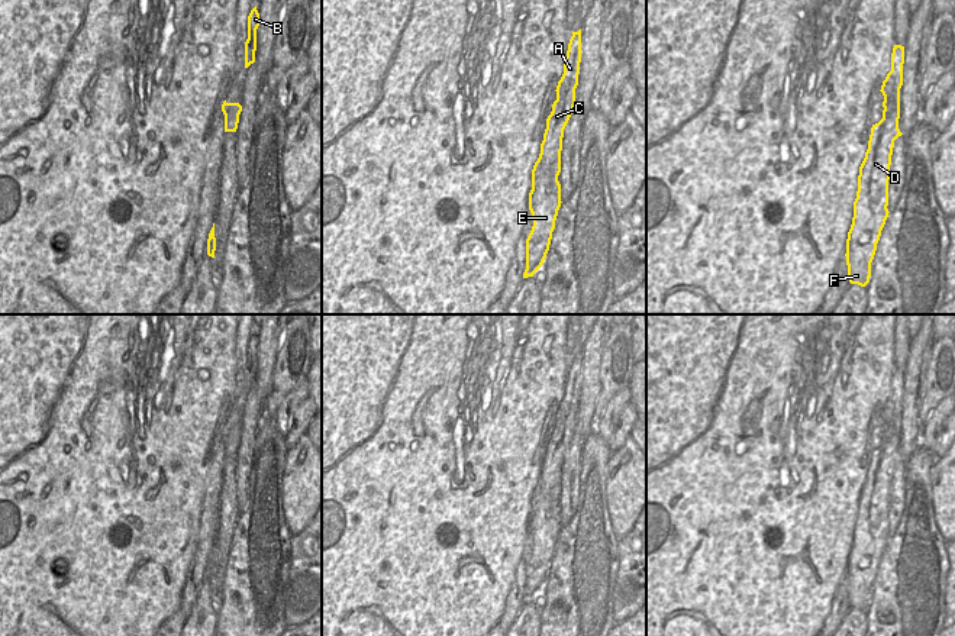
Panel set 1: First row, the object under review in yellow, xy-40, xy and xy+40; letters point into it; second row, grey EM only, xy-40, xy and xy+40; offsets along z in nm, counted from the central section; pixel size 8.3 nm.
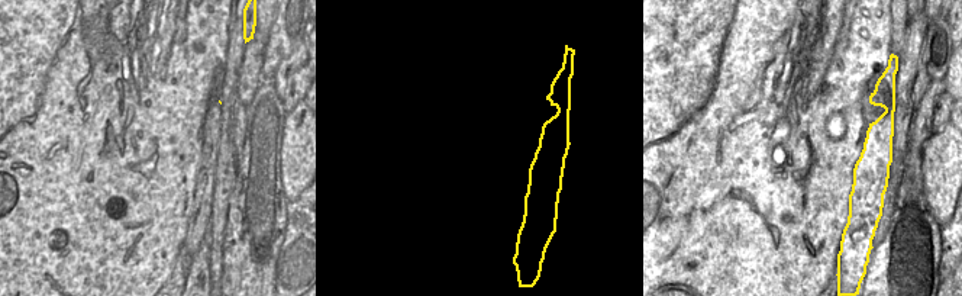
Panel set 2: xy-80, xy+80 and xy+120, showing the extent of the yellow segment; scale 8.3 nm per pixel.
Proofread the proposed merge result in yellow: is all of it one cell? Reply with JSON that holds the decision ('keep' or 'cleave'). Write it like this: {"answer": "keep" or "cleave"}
{"answer": "keep"}

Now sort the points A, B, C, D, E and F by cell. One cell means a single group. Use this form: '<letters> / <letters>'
A B C D E F

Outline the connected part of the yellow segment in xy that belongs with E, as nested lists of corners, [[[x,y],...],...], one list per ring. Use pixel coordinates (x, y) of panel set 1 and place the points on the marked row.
[[[581,29],[572,32],[564,59],[564,74],[556,85],[556,100],[546,119],[541,154],[532,170],[529,210],[533,217],[532,230],[526,239],[526,269],[523,278],[533,277],[542,267],[549,251],[555,220],[561,207],[561,151],[564,129],[574,112],[575,88],[581,62]]]

